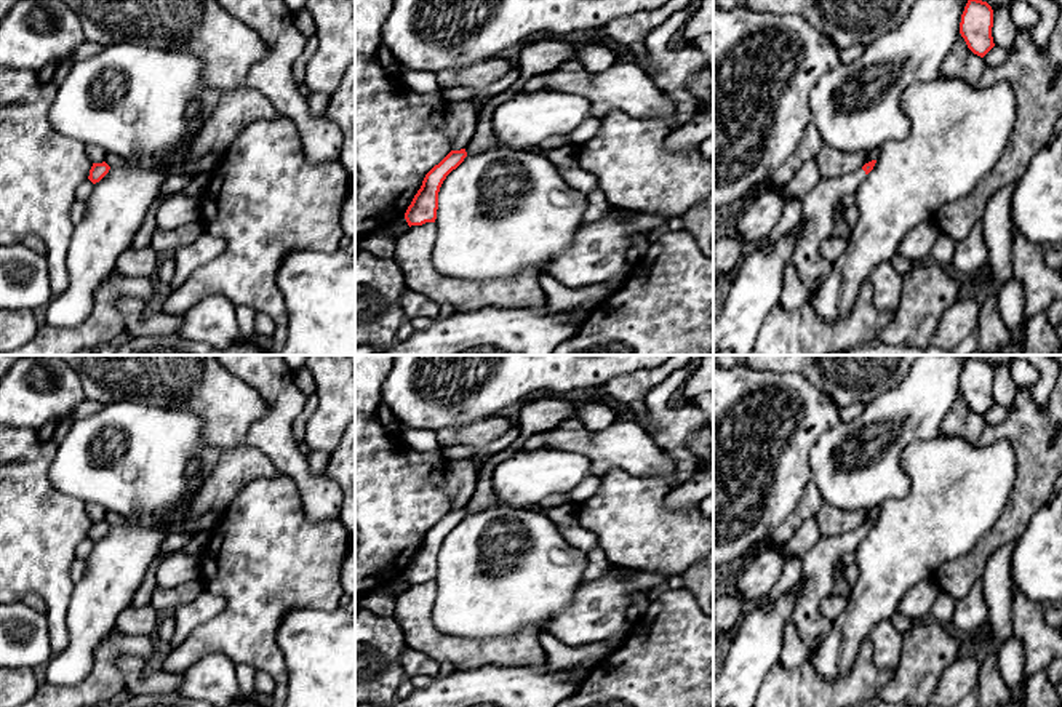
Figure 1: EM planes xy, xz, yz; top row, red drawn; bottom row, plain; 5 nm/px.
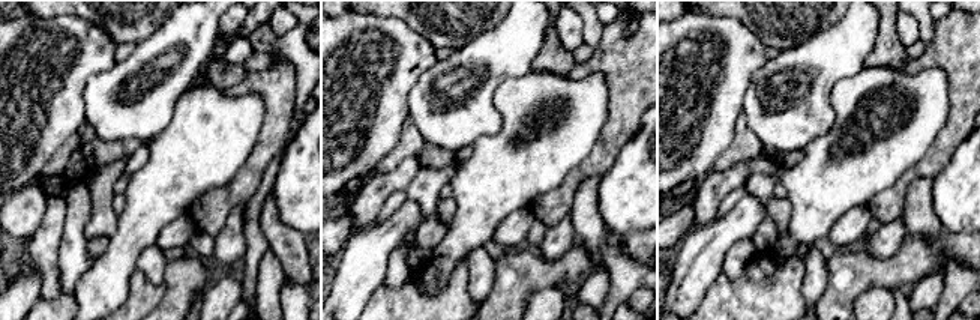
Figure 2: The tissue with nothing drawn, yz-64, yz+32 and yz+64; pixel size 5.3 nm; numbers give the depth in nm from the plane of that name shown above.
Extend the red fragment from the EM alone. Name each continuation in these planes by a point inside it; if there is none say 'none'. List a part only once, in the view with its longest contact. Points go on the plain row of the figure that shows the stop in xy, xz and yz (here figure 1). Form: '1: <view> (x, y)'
1: yz (818, 563)

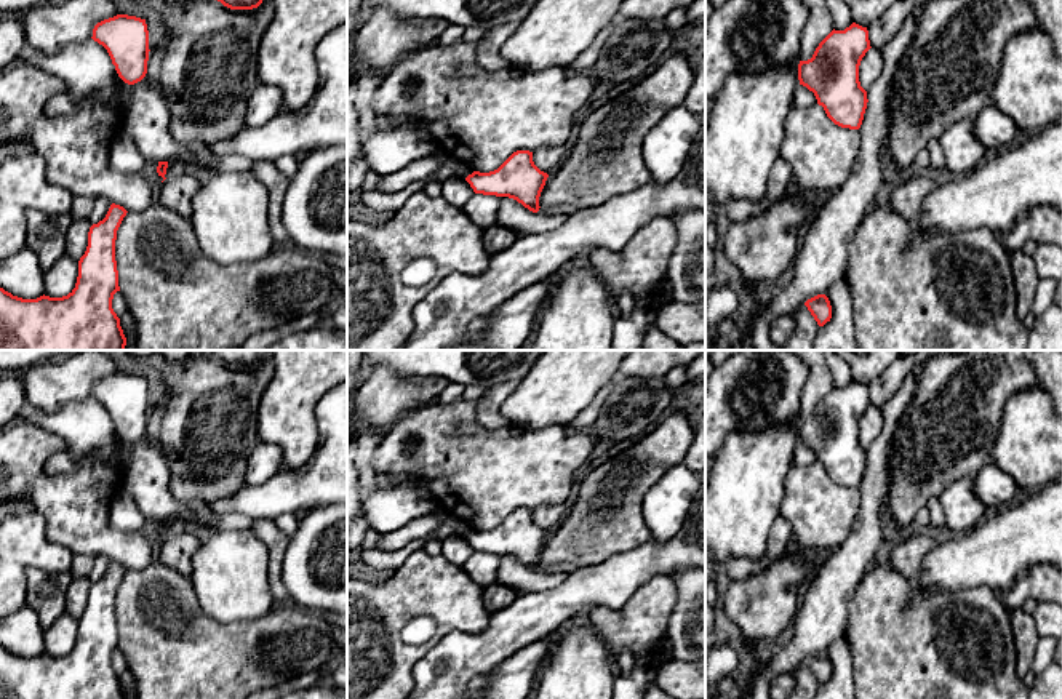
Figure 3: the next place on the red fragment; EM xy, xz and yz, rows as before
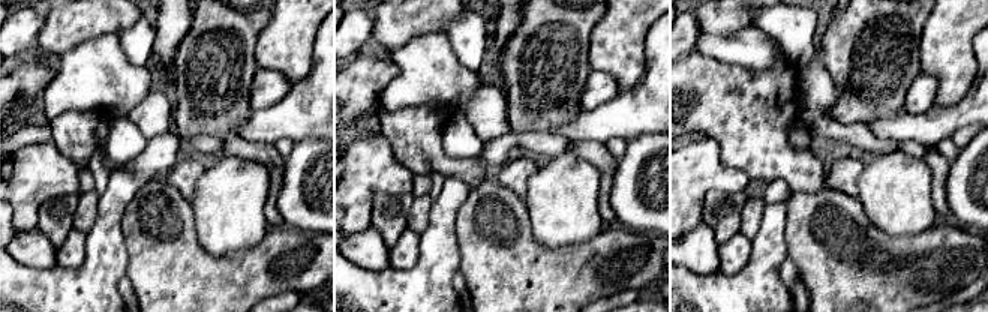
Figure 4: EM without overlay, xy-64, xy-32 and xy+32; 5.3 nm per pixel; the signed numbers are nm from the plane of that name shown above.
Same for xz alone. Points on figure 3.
1: xz (566, 568)

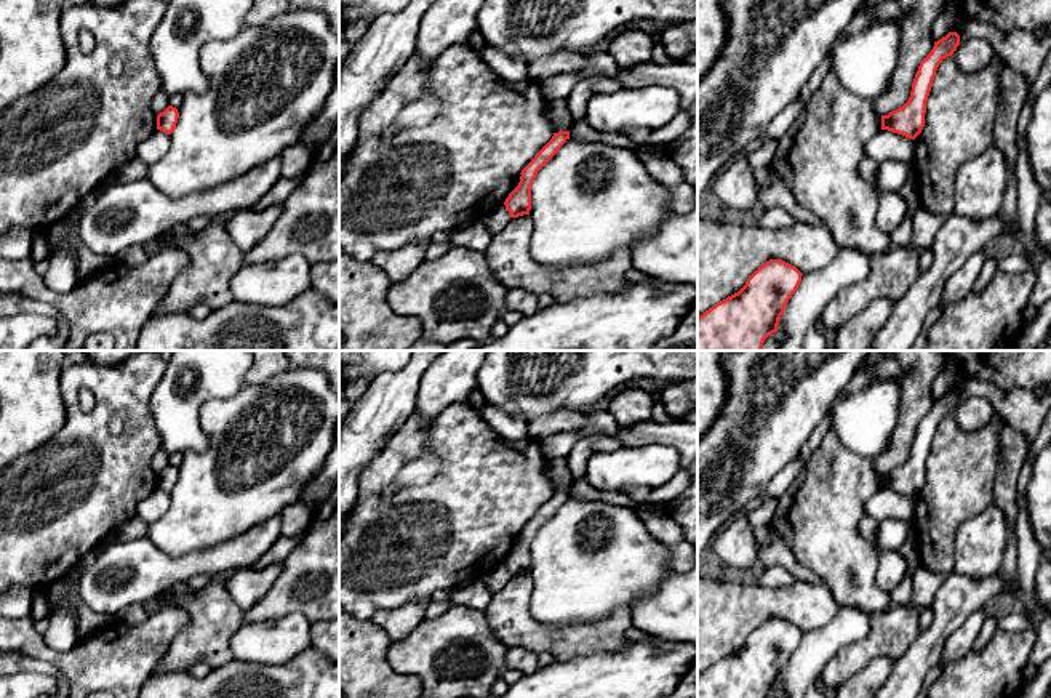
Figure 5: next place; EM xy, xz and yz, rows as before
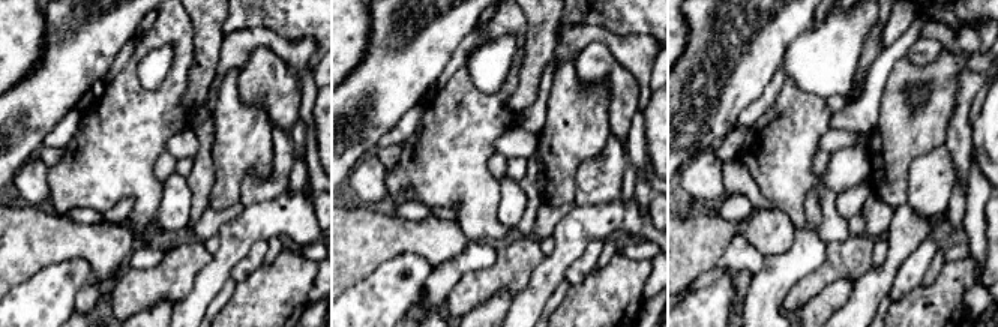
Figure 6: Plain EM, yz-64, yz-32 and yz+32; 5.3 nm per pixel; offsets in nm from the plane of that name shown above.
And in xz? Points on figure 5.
none

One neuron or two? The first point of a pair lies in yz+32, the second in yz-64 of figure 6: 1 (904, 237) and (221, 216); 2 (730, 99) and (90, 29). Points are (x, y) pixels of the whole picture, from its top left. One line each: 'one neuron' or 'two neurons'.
1: two neurons
2: one neuron

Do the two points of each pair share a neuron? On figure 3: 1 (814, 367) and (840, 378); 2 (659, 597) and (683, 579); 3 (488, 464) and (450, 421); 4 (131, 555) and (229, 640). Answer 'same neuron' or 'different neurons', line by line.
1: different neurons
2: different neurons
3: same neuron
4: different neurons

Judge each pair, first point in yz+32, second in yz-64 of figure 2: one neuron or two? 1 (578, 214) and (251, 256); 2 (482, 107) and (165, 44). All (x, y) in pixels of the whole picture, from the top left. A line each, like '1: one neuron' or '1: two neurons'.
1: one neuron
2: one neuron

